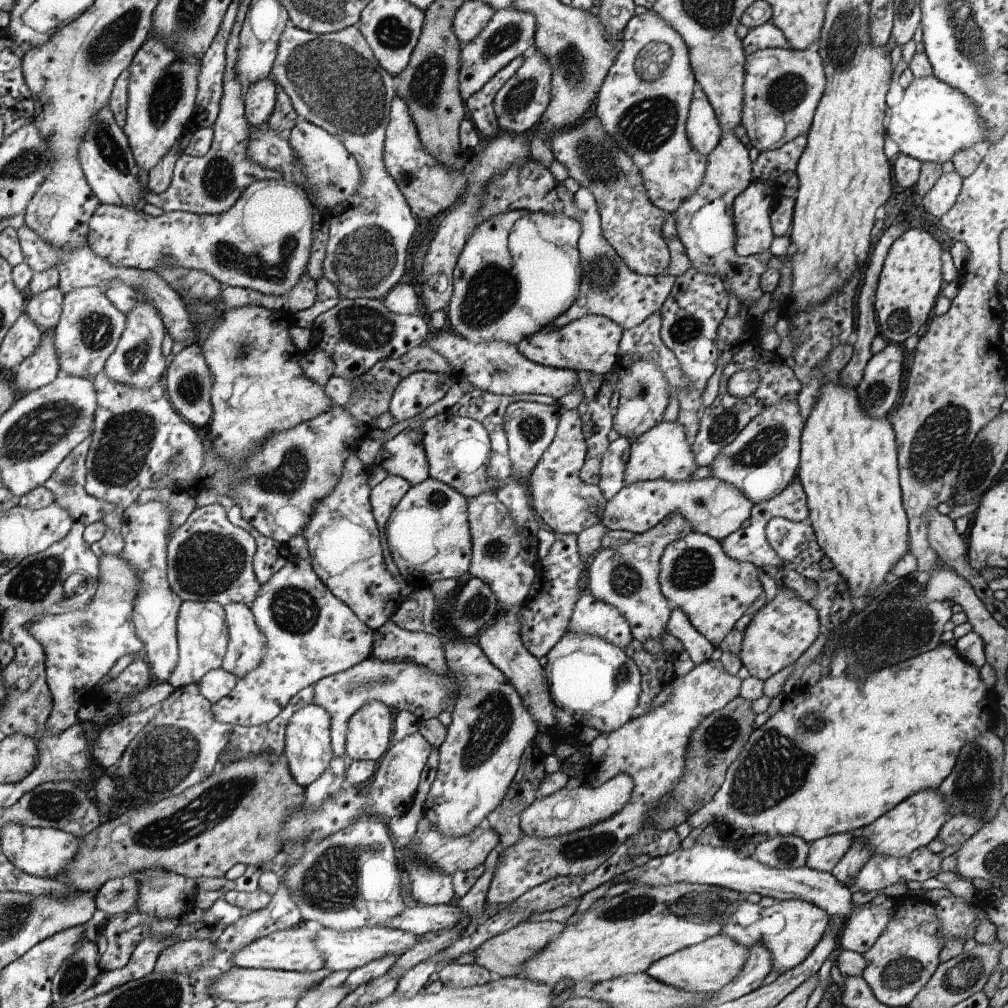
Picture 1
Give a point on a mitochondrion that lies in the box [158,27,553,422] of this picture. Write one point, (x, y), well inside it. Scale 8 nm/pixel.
(338, 84)

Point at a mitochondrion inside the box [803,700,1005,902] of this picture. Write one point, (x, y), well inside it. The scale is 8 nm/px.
(973, 783)

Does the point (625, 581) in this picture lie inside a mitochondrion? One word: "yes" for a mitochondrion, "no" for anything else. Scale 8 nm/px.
yes

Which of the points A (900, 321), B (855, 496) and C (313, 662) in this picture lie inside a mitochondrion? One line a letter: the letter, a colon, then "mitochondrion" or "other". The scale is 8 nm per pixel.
A: mitochondrion
B: other
C: other

